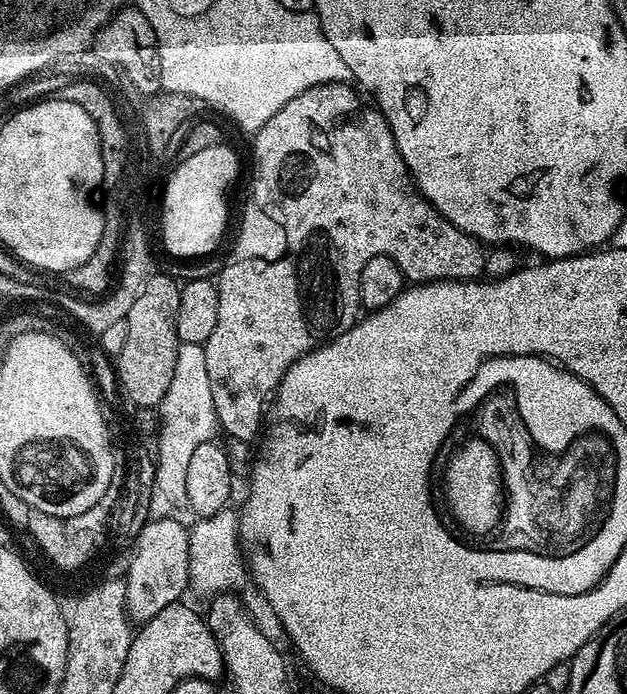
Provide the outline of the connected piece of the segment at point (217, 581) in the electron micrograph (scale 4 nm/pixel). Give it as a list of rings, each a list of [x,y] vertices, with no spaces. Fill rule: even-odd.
[[[231,507],[195,521],[189,529],[188,581],[191,591],[212,598],[237,591],[247,577],[246,562],[239,543],[239,513]]]

